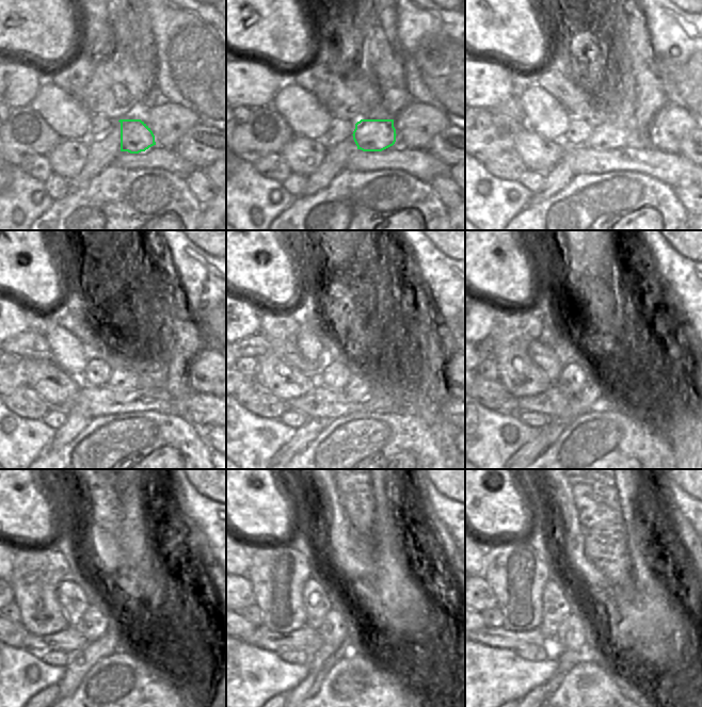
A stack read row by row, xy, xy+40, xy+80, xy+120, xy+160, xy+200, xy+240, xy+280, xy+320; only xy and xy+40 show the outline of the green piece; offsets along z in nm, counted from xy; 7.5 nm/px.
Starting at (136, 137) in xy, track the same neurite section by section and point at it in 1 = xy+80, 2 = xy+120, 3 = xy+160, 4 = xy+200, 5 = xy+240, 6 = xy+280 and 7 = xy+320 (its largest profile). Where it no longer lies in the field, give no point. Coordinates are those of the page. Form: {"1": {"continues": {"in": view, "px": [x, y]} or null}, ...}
{"1": {"continues": {"in": "xy+80", "px": [605, 135]}}, "2": {"continues": {"in": "xy+120", "px": [123, 378]}}, "3": {"continues": {"in": "xy+160", "px": [360, 385]}}, "4": {"continues": {"in": "xy+200", "px": [581, 403]}}, "5": {"continues": {"in": "xy+240", "px": [80, 662]}}, "6": {"continues": {"in": "xy+280", "px": [319, 663]}}, "7": {"continues": {"in": "xy+320", "px": [567, 659]}}}

